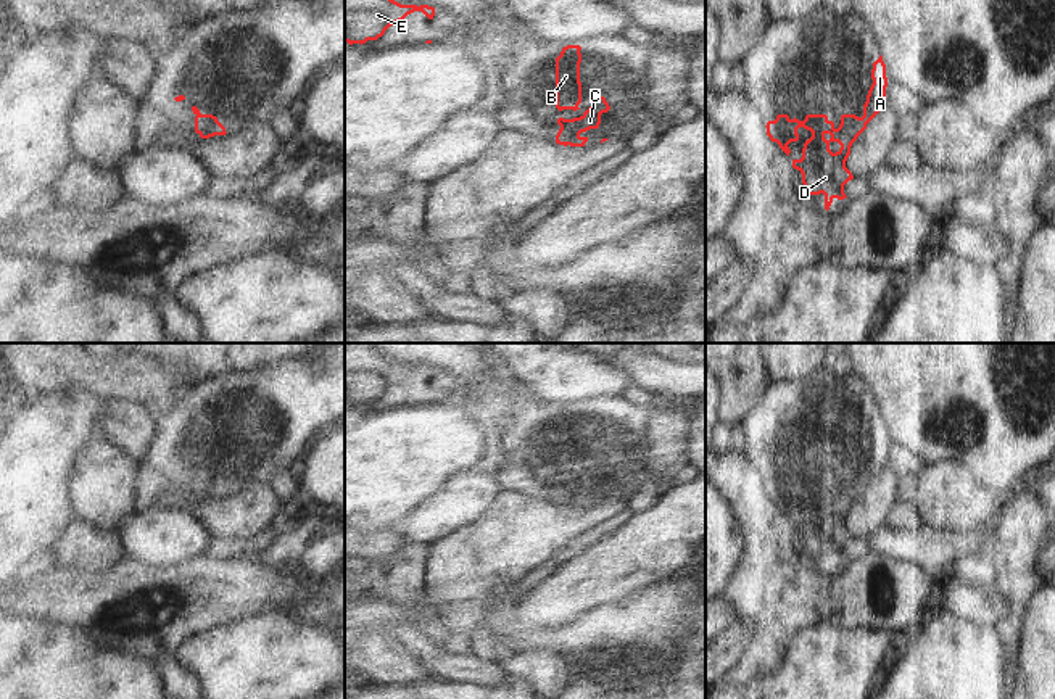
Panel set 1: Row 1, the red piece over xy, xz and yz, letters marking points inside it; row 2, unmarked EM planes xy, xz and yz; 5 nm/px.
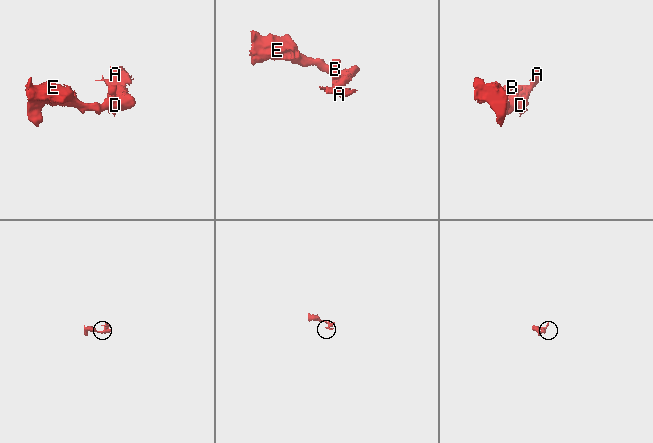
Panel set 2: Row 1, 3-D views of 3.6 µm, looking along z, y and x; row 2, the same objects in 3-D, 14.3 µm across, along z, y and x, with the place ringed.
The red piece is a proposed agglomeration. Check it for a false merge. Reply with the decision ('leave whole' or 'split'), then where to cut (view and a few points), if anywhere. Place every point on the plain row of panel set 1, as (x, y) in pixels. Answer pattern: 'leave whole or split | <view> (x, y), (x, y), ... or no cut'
split | yz (864, 475), (857, 483), (859, 493)

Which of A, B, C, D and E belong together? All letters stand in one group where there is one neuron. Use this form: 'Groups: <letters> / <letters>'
Groups: A / B C D E.

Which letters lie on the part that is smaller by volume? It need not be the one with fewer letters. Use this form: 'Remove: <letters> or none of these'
Remove: A.

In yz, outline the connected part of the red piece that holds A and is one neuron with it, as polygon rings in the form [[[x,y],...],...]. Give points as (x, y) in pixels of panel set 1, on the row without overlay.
[[[883,417],[873,424],[871,430],[871,440],[873,445],[868,451],[867,462],[863,465],[863,477],[865,480],[858,482],[858,491],[860,494],[867,490],[867,485],[884,469],[886,465],[886,448],[887,448],[887,438],[886,438],[886,425],[883,422]]]

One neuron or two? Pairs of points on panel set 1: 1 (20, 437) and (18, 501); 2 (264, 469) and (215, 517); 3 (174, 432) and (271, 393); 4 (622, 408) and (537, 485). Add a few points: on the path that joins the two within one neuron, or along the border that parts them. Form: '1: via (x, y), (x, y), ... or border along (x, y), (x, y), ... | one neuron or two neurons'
1: via (20, 453), (20, 485) | one neuron
2: border along (269, 482), (248, 485), (227, 495) | two neurons
3: via (198, 408), (223, 388), (247, 385) | one neuron
4: via (604, 434), (577, 474), (562, 474) | one neuron

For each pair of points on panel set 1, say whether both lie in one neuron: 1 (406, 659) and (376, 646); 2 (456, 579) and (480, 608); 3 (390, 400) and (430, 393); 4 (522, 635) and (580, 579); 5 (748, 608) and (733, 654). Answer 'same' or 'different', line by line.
1: same
2: different
3: same
4: different
5: different

